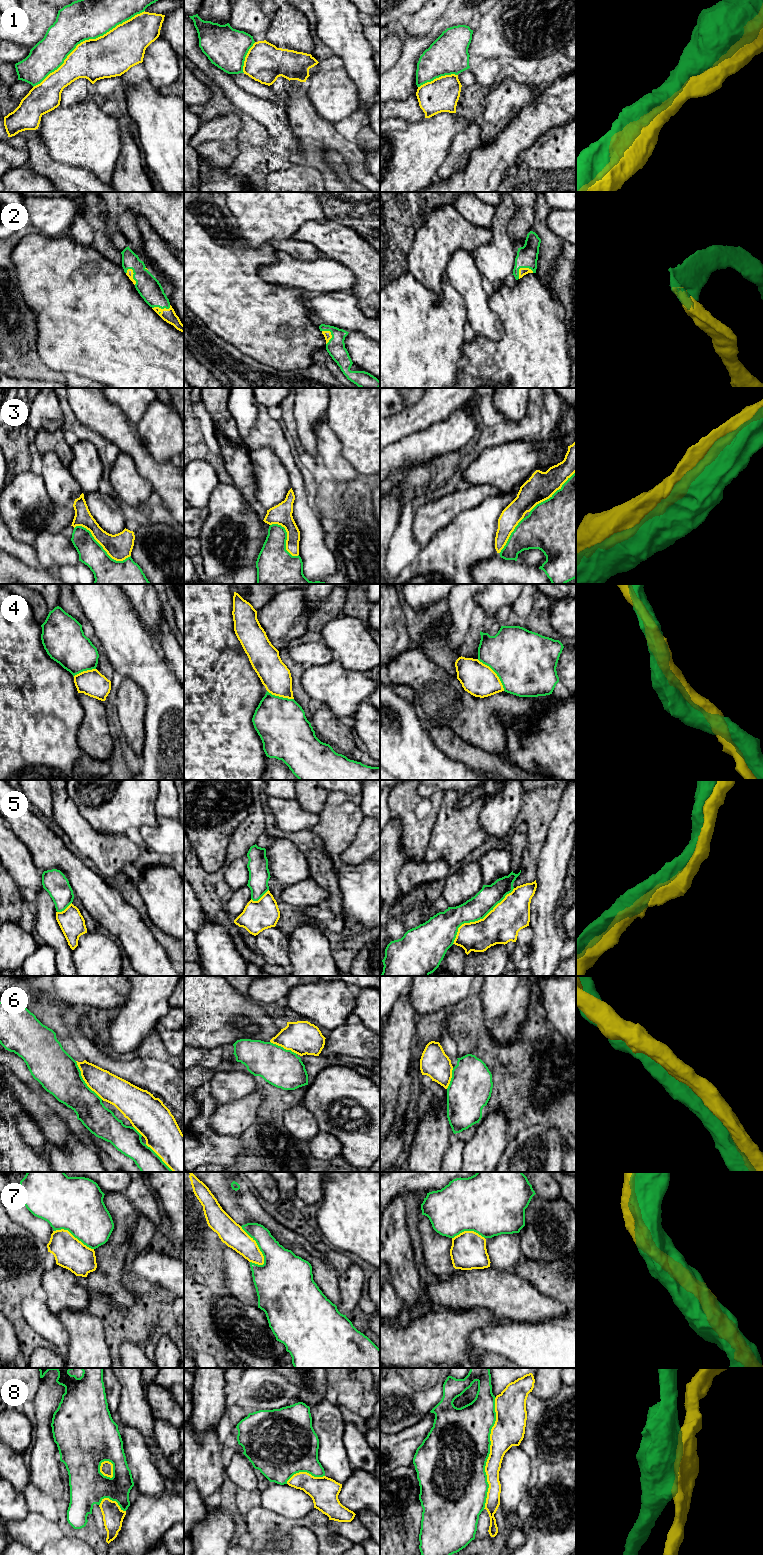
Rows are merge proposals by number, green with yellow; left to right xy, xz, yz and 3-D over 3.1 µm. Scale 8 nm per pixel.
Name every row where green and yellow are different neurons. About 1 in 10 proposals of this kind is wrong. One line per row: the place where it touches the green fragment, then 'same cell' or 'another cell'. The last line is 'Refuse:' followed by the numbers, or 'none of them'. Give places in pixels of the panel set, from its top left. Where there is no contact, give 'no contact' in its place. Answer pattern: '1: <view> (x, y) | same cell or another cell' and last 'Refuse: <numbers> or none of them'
1: xy (87, 39) | same cell
2: yz (521, 267) | same cell
3: xy (101, 546) | same cell
4: yz (495, 672) | same cell
5: yz (478, 919) | same cell
6: xy (84, 1081) | same cell
7: xz (258, 1246) | same cell
8: yz (489, 1453) | another cell
Refuse: 8

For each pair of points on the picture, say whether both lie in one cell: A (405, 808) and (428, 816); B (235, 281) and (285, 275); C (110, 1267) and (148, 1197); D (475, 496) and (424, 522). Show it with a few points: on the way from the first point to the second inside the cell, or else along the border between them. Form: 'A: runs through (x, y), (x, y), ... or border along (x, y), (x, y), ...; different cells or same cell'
A: runs through (411, 809), (417, 815), (422, 816); same cell
B: border along (258, 267), (258, 273), (266, 281), (284, 287); different cells
C: border along (123, 1193), (138, 1211); different cells
D: runs through (462, 500), (444, 508), (437, 514); same cell

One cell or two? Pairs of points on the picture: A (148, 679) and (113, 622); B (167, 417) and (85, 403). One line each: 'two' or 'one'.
A: one
B: two

